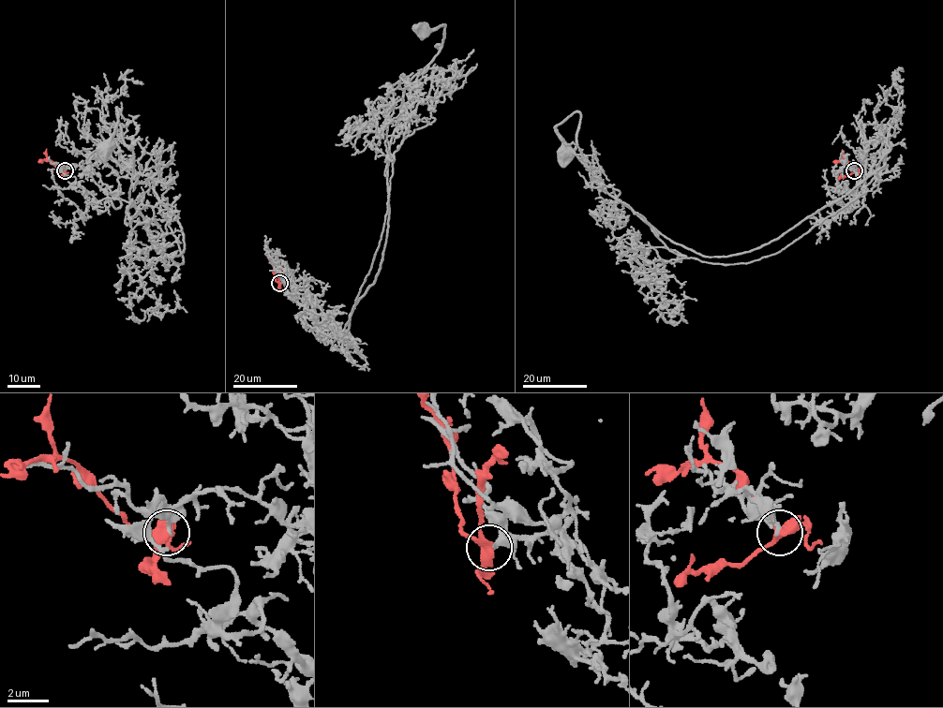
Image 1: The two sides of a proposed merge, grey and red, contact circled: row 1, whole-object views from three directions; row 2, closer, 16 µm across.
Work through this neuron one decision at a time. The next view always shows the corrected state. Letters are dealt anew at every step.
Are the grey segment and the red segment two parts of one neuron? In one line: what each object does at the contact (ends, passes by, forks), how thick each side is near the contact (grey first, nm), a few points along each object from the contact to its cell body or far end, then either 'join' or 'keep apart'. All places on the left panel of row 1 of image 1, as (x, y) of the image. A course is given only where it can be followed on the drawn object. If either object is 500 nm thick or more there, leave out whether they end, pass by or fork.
grey ends | red forks | 240/380 nm | grey via (65, 170), (92, 169), (116, 197), (148, 162), (184, 251), (165, 255), (129, 199), (117, 107), (108, 146) | red via (65, 170), (58, 169), (49, 159), (37, 161) | keep apart

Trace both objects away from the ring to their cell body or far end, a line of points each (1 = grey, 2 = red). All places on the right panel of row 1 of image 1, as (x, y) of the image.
1: (854, 170), (862, 196), (884, 161), (768, 243), (701, 256), (605, 190), (577, 111), (566, 152)
2: (854, 170), (845, 159), (834, 162)

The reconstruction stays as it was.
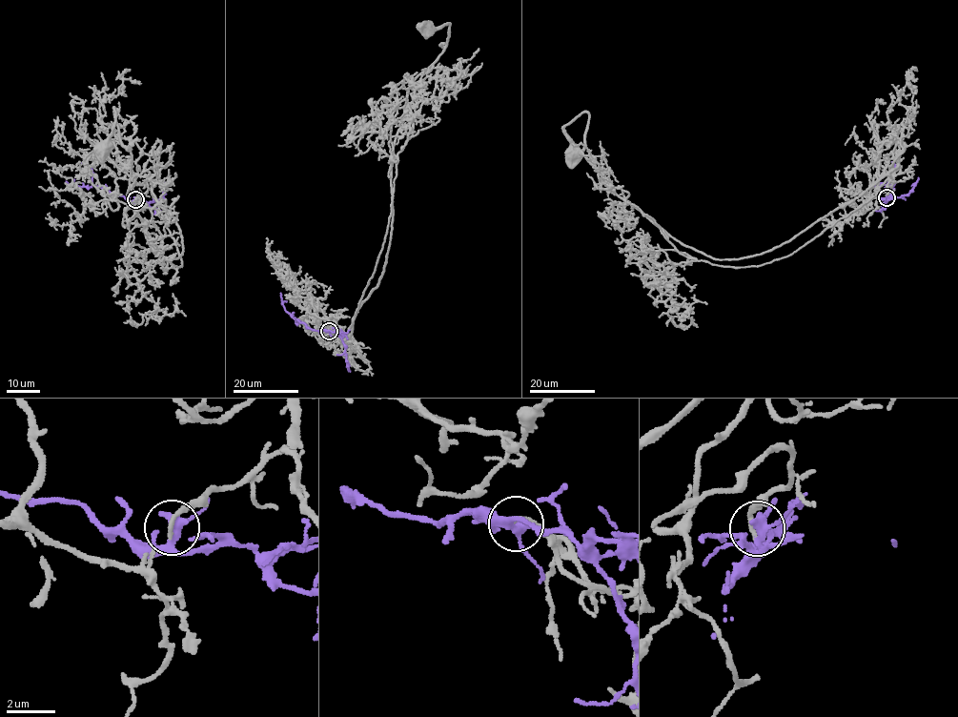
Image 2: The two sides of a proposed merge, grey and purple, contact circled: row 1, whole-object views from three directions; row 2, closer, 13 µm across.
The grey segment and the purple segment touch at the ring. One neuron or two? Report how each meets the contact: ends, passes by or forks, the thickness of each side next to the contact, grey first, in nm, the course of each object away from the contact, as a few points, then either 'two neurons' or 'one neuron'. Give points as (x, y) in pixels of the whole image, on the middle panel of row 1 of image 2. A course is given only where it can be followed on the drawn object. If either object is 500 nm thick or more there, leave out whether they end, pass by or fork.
grey ends there; purple forks there; 200 nm thick on the grey side, 280 nm on the other; grey runs (329, 331), (345, 338), (379, 256), (398, 153), (413, 136), (407, 93), (447, 45), (449, 25), (427, 30); purple runs (329, 331), (308, 329), (295, 319), (285, 309), (280, 293); one neuron

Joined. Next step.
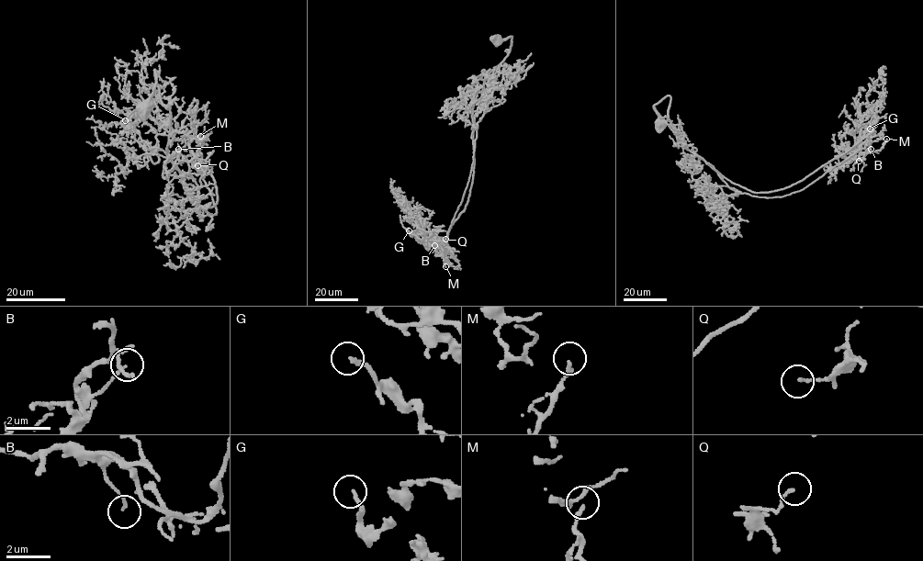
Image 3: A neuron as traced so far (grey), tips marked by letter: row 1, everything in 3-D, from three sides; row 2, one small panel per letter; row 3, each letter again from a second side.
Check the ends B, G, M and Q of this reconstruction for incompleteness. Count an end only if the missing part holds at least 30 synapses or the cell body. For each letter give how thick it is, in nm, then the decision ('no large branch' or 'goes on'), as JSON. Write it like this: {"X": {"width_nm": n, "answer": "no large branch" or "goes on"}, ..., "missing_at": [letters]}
{"B": {"width_nm": 110, "answer": "no large branch"}, "G": {"width_nm": 160, "answer": "goes on"}, "M": {"width_nm": 160, "answer": "no large branch"}, "Q": {"width_nm": 130, "answer": "no large branch"}, "missing_at": ["G"]}

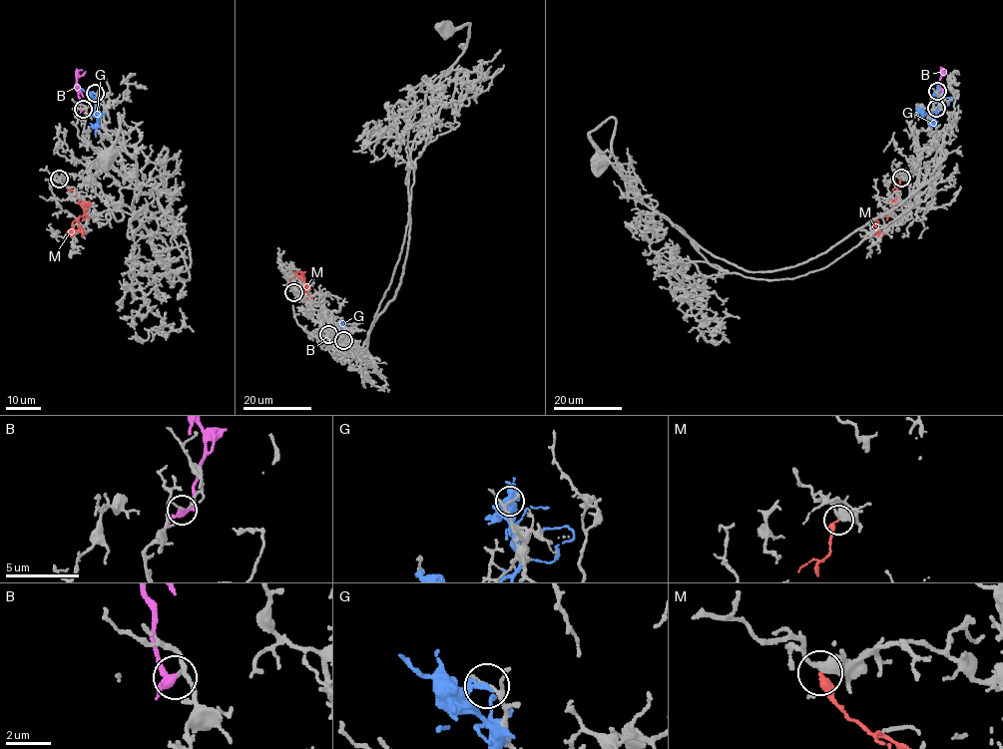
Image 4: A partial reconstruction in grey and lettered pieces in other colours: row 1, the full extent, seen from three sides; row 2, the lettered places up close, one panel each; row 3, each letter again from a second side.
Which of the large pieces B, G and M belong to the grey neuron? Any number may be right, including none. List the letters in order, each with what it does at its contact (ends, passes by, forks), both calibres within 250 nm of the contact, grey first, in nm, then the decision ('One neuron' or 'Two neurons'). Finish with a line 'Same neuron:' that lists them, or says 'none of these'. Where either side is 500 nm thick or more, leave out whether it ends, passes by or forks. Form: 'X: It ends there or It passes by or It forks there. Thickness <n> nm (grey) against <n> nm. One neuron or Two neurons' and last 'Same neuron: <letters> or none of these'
B: It passes by. Thickness 100 nm (grey) against 320 nm. Two neurons
G: It ends there. Thickness 140 nm (grey) against 220 nm. Two neurons
M: It ends there. Thickness 400 nm (grey) against 280 nm. Two neurons
Same neuron: none of these

